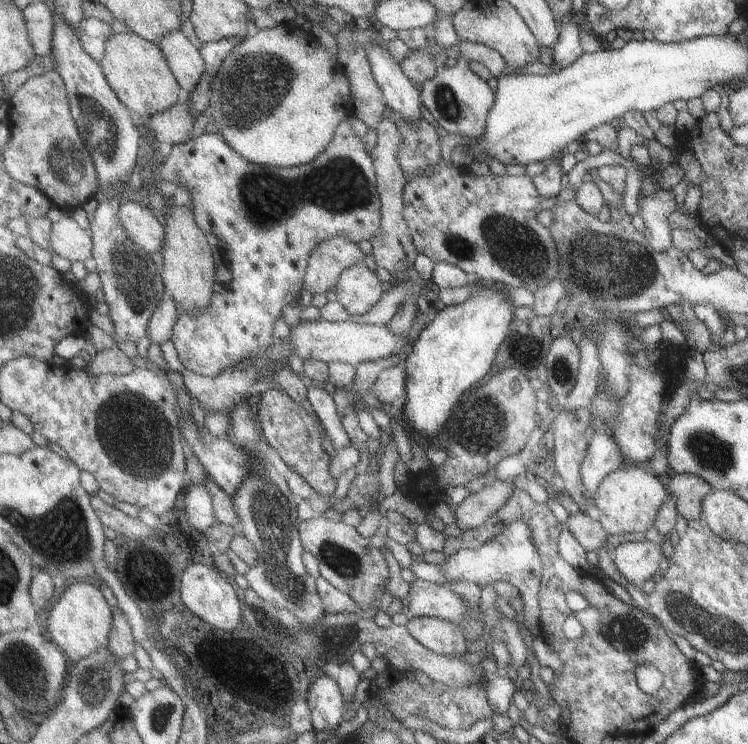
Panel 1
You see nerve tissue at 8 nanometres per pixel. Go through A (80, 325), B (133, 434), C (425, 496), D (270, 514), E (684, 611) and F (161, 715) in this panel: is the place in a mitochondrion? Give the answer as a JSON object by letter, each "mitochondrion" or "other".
{"A":"other","B":"mitochondrion","C":"other","D":"mitochondrion","E":"mitochondrion","F":"mitochondrion"}

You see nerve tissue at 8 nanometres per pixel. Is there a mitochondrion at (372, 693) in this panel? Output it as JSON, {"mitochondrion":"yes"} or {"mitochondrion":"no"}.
{"mitochondrion":"no"}

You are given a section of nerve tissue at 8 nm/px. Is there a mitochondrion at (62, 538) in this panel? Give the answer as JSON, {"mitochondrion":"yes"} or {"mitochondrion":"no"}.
{"mitochondrion":"yes"}

